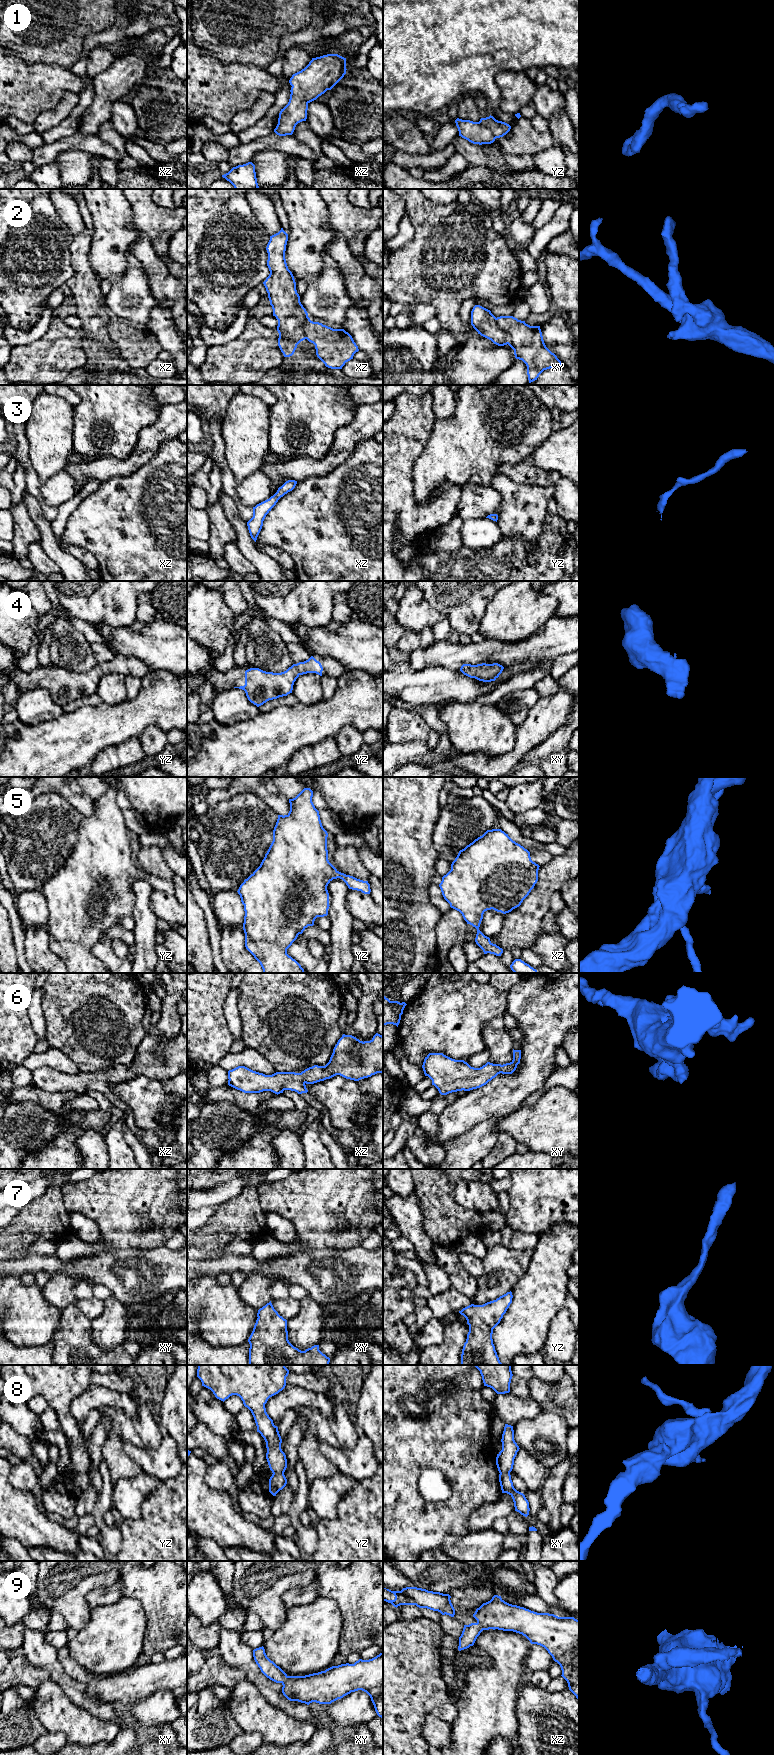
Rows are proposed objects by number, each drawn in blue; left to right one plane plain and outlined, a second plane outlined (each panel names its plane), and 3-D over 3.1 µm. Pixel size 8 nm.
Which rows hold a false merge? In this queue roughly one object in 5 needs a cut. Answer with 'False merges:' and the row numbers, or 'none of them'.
False merges: 2, 8, 9

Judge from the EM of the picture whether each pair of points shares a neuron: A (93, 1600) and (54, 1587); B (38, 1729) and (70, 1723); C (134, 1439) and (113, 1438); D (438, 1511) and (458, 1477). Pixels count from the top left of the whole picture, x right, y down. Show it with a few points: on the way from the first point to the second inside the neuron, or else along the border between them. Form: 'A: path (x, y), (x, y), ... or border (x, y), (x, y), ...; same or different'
A: border (108, 1587), (93, 1589), (87, 1594), (90, 1609); different
B: border (32, 1708), (36, 1717), (48, 1732); different
C: path (129, 1435), (118, 1435); same
D: path (448, 1506), (458, 1496), (458, 1487); same

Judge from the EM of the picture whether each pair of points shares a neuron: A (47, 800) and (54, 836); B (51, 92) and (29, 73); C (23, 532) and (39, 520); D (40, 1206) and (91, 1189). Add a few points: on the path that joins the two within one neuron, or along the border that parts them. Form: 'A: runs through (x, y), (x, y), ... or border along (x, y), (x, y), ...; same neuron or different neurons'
A: runs through (47, 809), (47, 827); same neuron
B: runs through (46, 87), (42, 86), (34, 78); same neuron
C: border along (23, 502), (29, 517), (39, 533), (40, 541); different neurons
D: border along (65, 1182), (61, 1195), (69, 1212); different neurons

